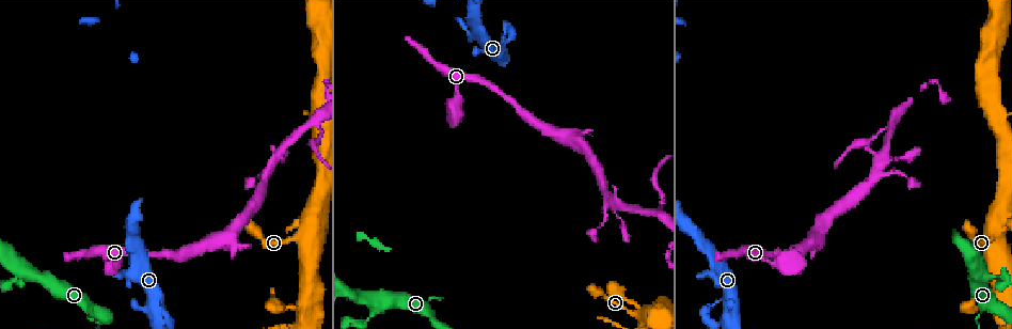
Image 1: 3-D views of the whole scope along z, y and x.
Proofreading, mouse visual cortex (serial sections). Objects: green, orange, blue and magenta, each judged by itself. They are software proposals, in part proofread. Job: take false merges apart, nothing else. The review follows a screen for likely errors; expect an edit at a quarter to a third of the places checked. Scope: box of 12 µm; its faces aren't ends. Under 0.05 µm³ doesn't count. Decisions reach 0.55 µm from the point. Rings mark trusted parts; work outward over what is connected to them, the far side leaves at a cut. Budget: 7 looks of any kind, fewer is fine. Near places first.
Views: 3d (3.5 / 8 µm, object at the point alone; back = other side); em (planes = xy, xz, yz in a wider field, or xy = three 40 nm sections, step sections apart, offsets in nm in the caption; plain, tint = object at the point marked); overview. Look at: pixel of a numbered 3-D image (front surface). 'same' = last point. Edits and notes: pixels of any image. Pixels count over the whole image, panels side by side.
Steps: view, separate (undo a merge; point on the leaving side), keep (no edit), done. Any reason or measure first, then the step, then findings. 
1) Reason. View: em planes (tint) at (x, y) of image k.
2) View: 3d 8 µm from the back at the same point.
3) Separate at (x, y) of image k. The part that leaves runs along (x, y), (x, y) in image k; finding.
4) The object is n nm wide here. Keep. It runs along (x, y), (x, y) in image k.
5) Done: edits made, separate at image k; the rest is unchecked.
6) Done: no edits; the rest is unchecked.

Thin arm on a thick one. View: 3d 3.5 µm at (878, 172) of image 1.

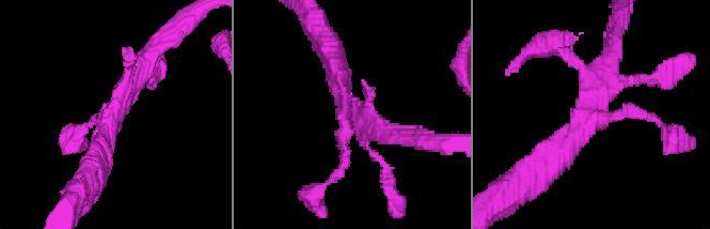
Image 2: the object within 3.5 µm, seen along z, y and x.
4 arms meet here; the arms are 150, 150, 300, 350 nm wide. View: em xy step 1 (tint) at (111, 118) of image 2.

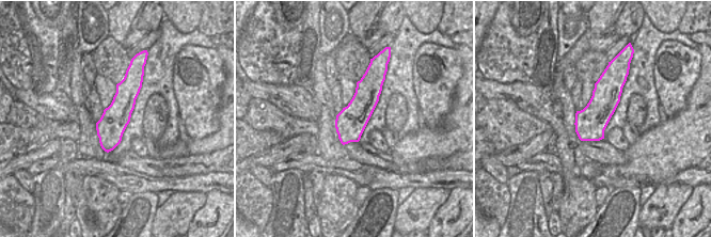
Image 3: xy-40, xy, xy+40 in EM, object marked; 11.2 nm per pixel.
The object is 340 nm wide here. Keep. It runs along (545, 169), (590, 117), (610, 58) in image 2; all the same cell.

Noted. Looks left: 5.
Small branch off a trunk. View: 3d 3.5 µm at (653, 212) of image 1.

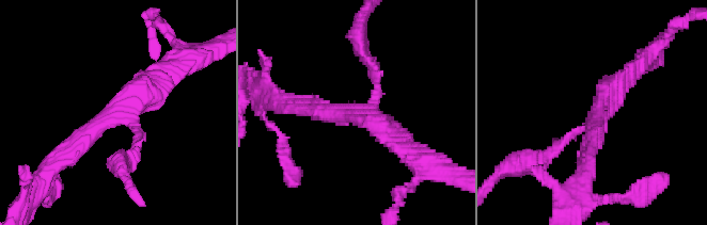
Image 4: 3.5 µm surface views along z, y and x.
3 arms meet here; the arms are 150, 250, 350 nm wide; shape alone is not enough. View: em planes (tint) at (356, 114) of image 4.

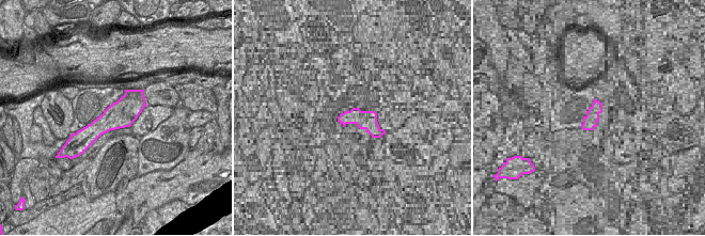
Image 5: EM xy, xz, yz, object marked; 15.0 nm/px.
Cut it another way. View: em xy step 3 (tint) at the same point.

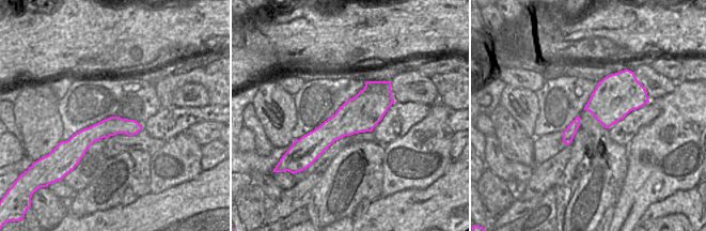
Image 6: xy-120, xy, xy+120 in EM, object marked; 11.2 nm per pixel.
Separate at (134, 193) of image 4. The part that leaves runs along (136, 128), (123, 174) in image 4; a second cell is stuck on.

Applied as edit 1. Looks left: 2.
Done: edits made, separate at image 4; the rest is unchecked.

